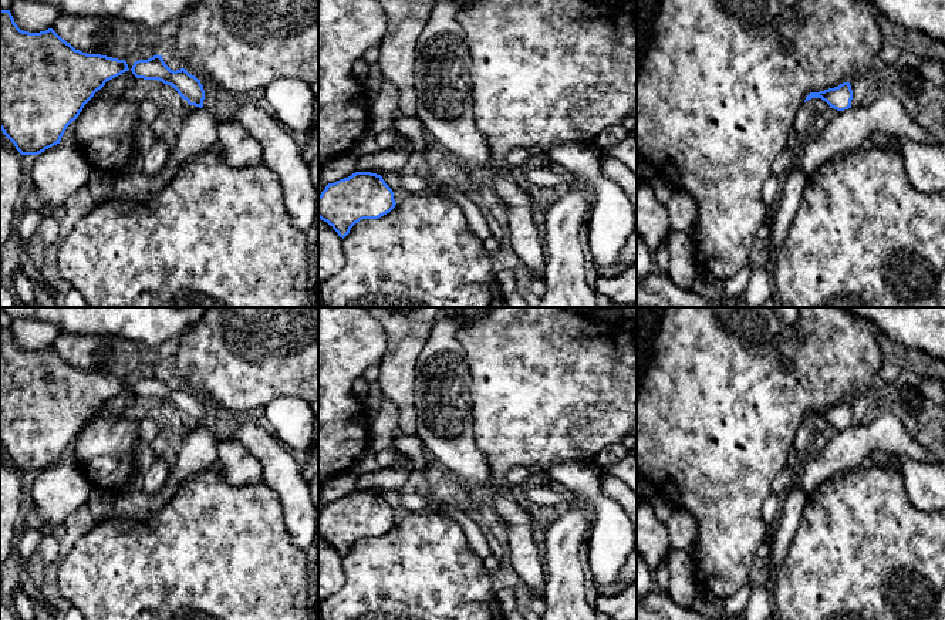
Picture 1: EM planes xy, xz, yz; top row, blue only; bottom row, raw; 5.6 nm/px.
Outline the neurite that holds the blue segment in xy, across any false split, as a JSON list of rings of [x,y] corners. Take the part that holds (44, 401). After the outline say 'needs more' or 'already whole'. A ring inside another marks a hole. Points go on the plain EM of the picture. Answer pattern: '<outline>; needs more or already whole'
[[[0,327],[0,448],[21,474],[38,474],[60,462],[67,445],[107,400],[128,390],[125,378],[75,368],[53,347],[28,351],[18,347],[10,328]]]; already whole

